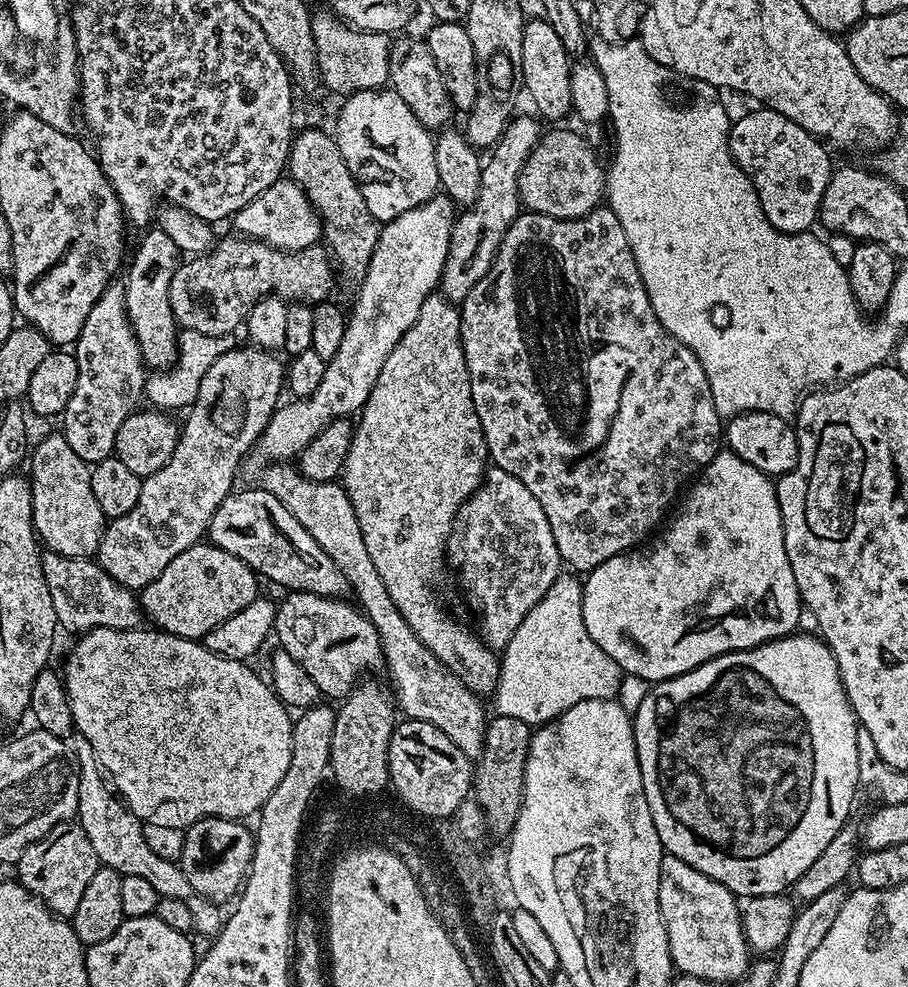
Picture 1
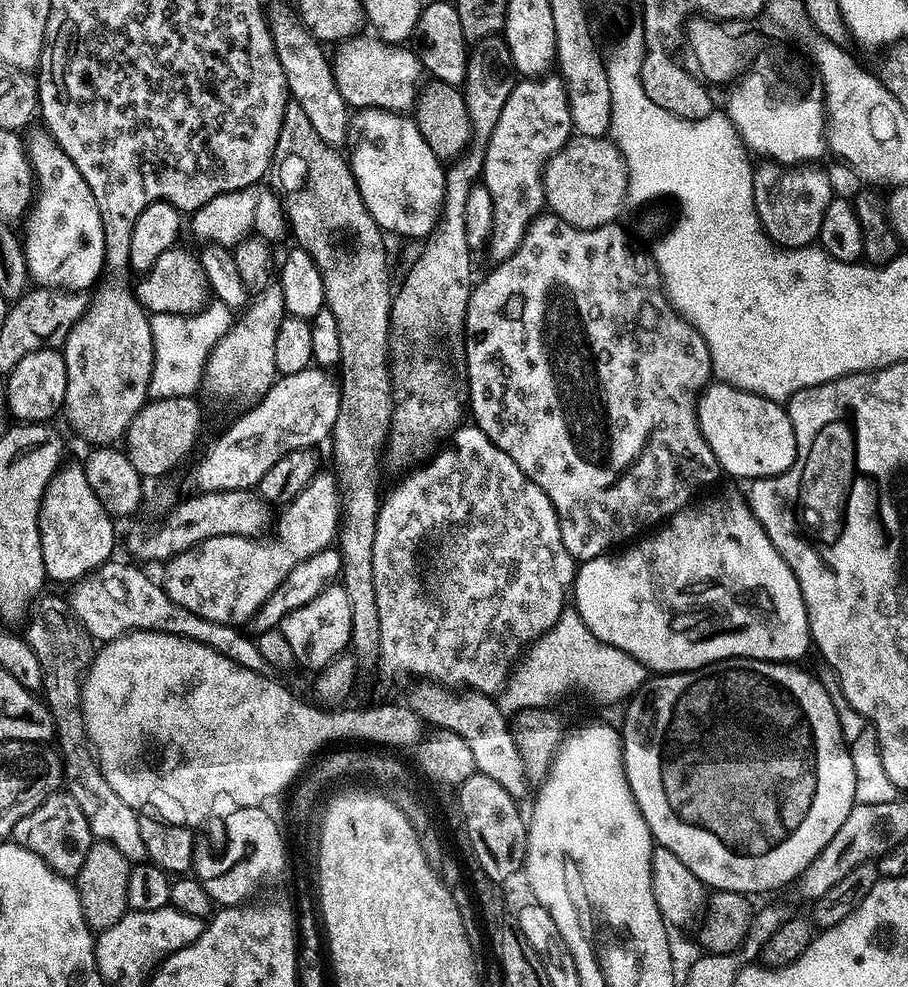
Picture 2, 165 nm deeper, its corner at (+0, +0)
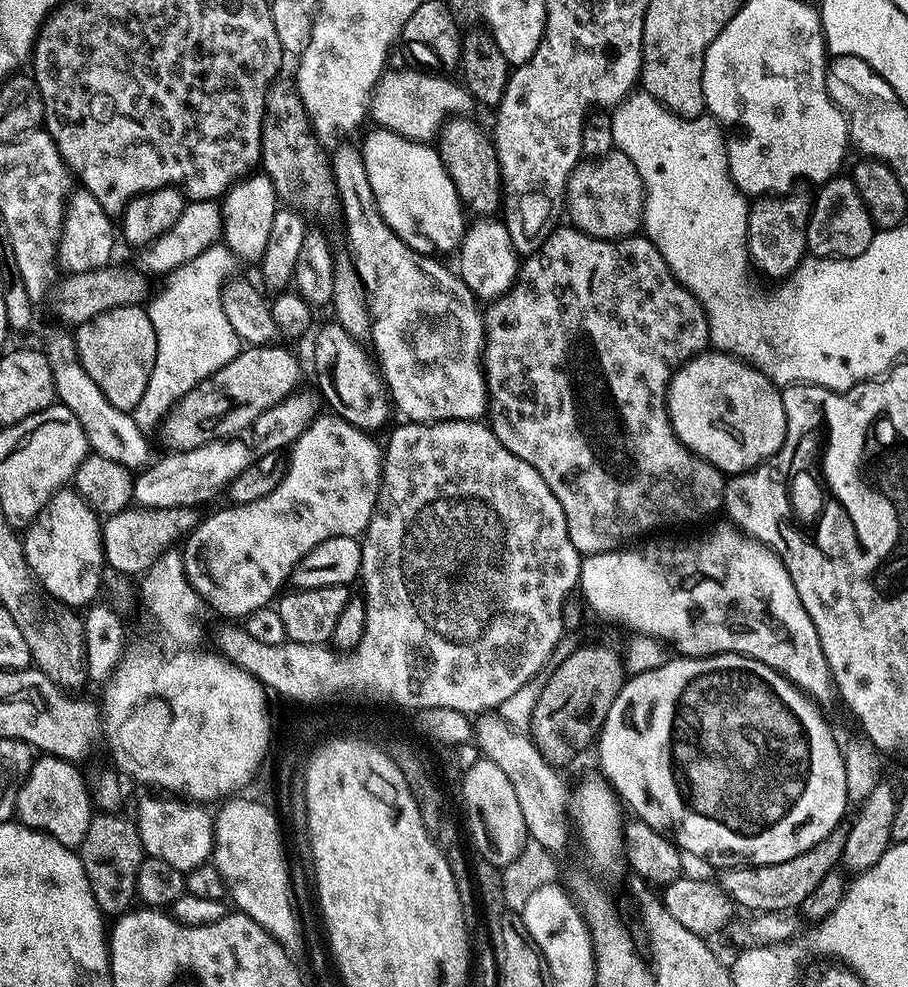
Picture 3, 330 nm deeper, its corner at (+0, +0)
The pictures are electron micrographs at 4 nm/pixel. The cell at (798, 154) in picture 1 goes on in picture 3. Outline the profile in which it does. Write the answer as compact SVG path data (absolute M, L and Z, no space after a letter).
M797 194L765 196L748 210L748 258L760 272L775 282L783 281L799 266L808 252L810 200Z

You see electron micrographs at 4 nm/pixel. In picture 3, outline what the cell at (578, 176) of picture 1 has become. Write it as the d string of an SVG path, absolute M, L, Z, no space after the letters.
M613 150L609 154L597 162L581 162L577 164L576 169L572 171L572 174L568 180L568 191L566 199L566 212L567 215L572 215L571 223L575 225L579 231L586 233L587 236L596 236L599 240L623 240L625 236L634 236L641 231L644 222L644 202L646 197L646 191L644 188L644 179L642 174L638 174L638 166L634 166L634 162L630 162L630 158L626 158L626 154L622 154L618 150Z

